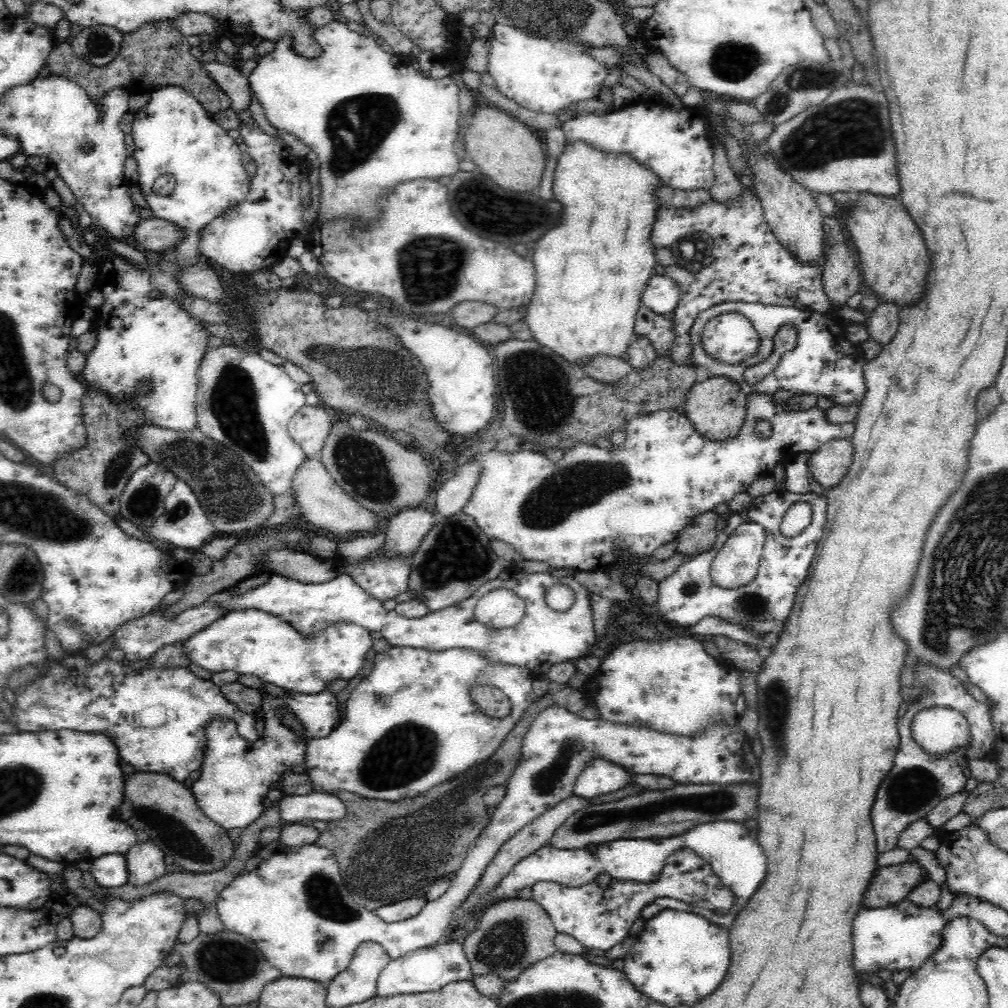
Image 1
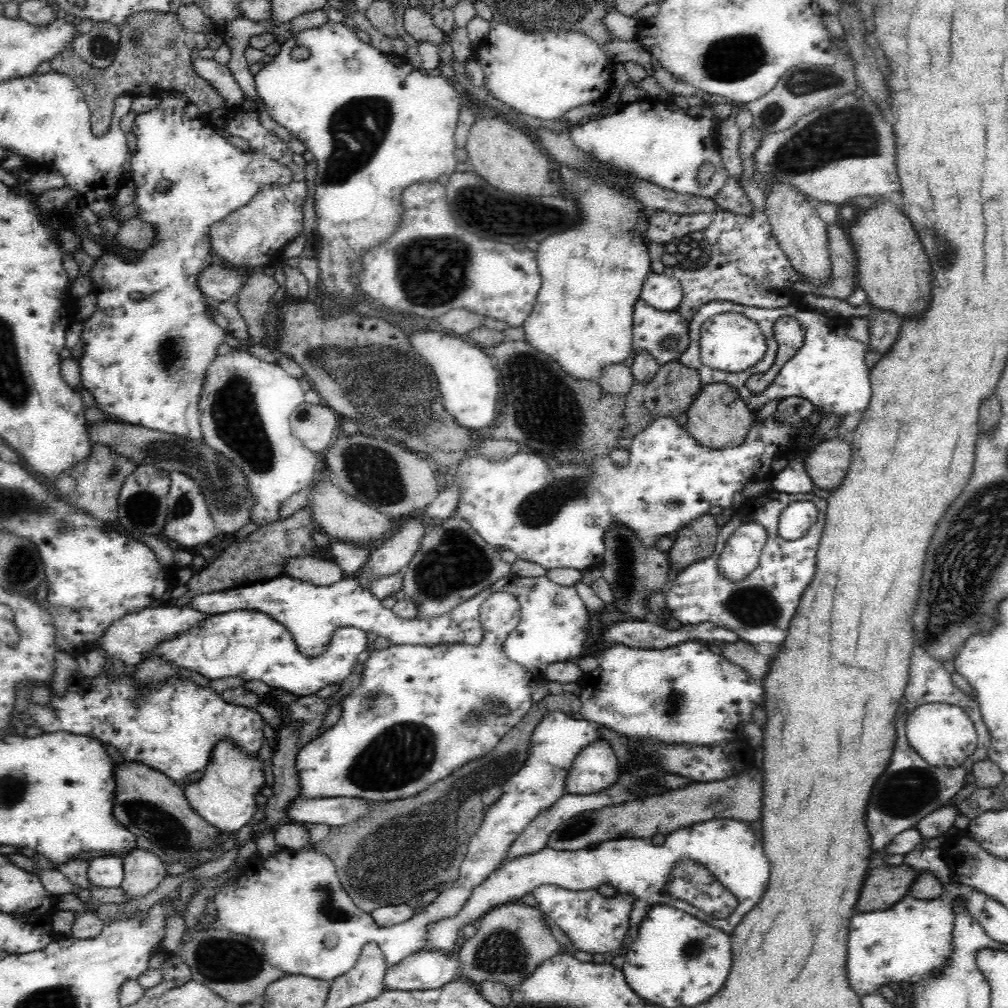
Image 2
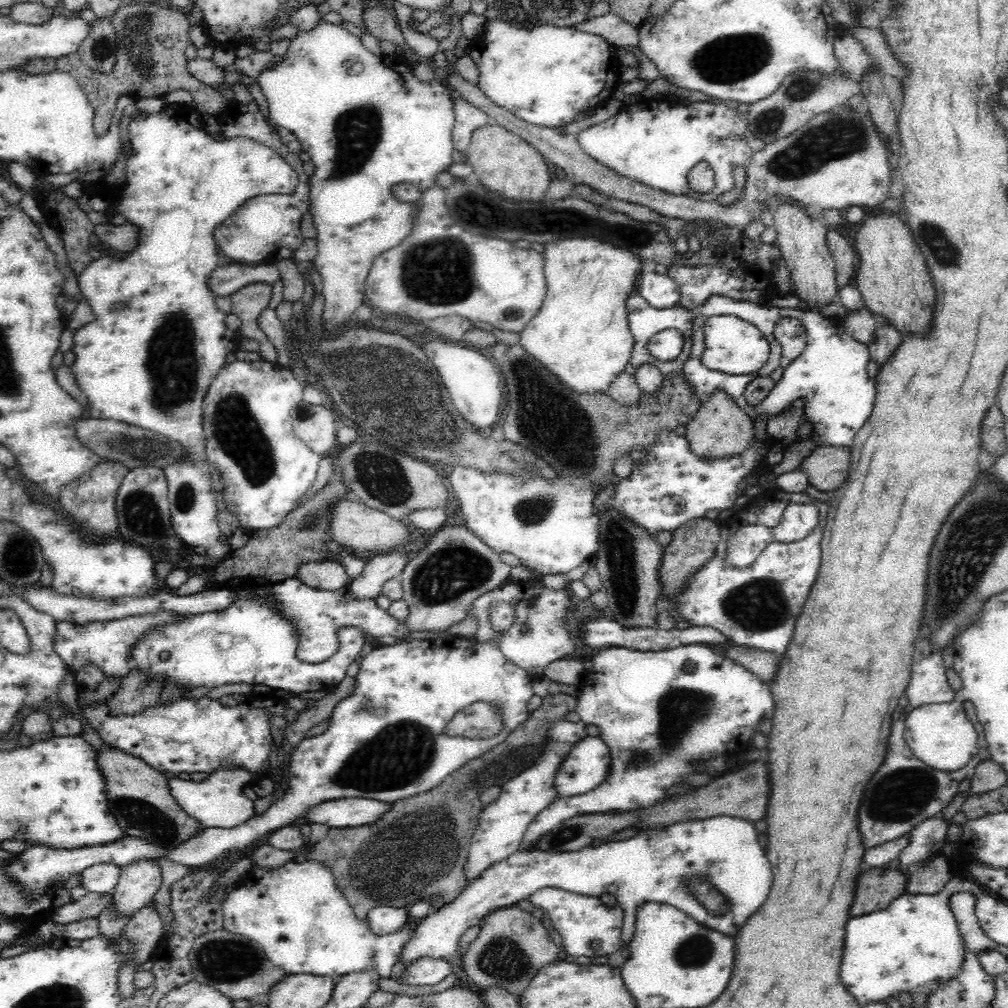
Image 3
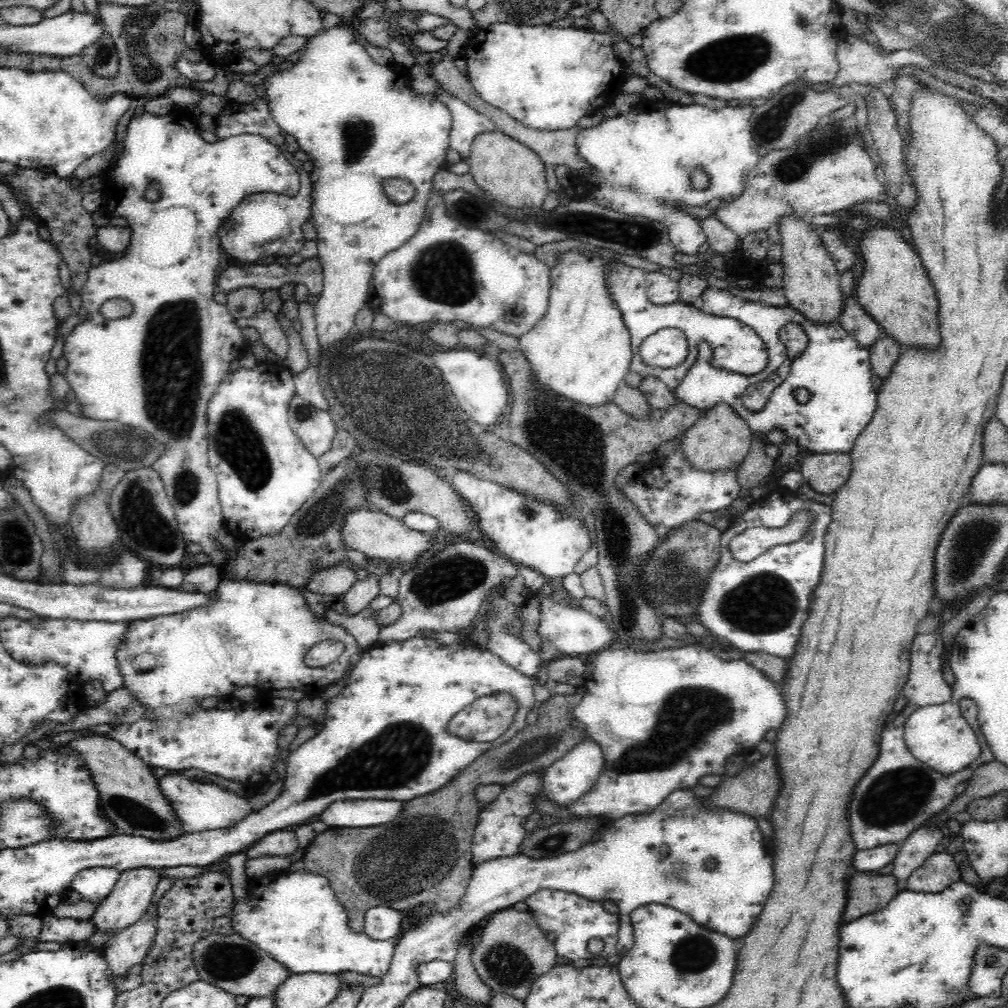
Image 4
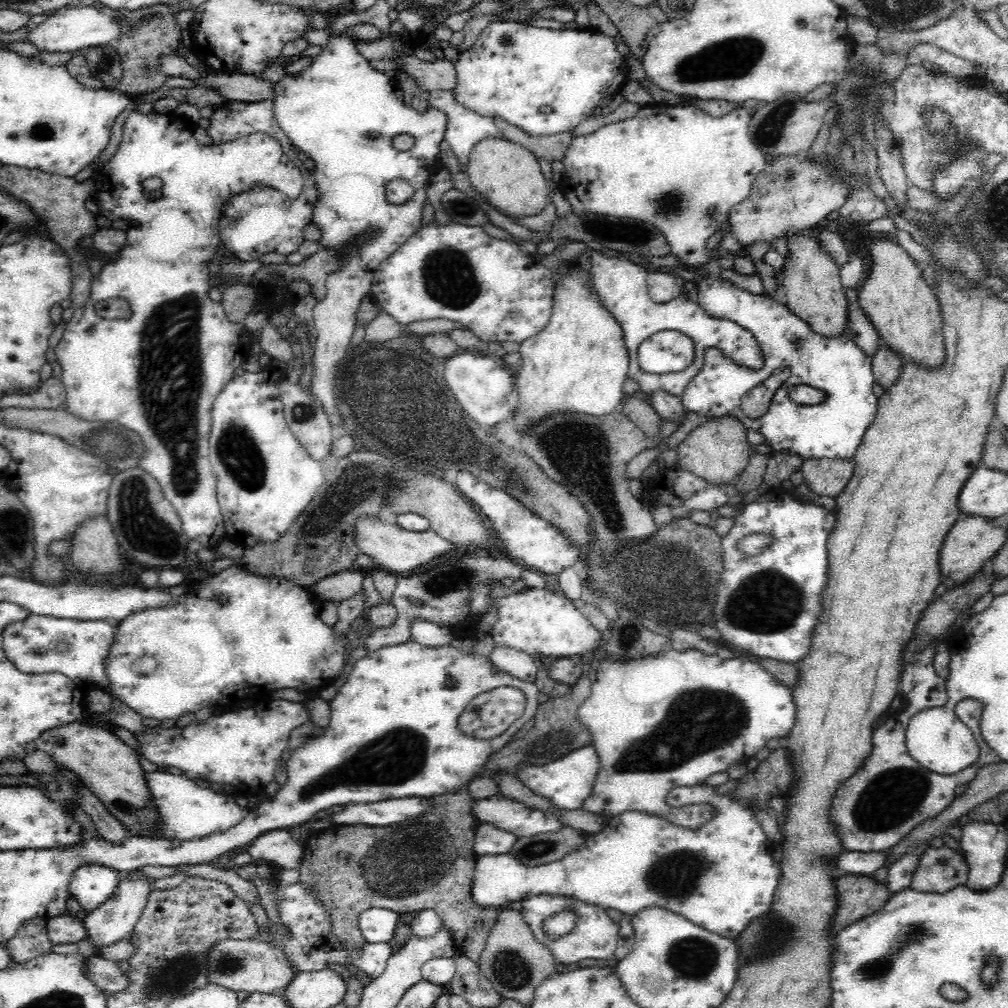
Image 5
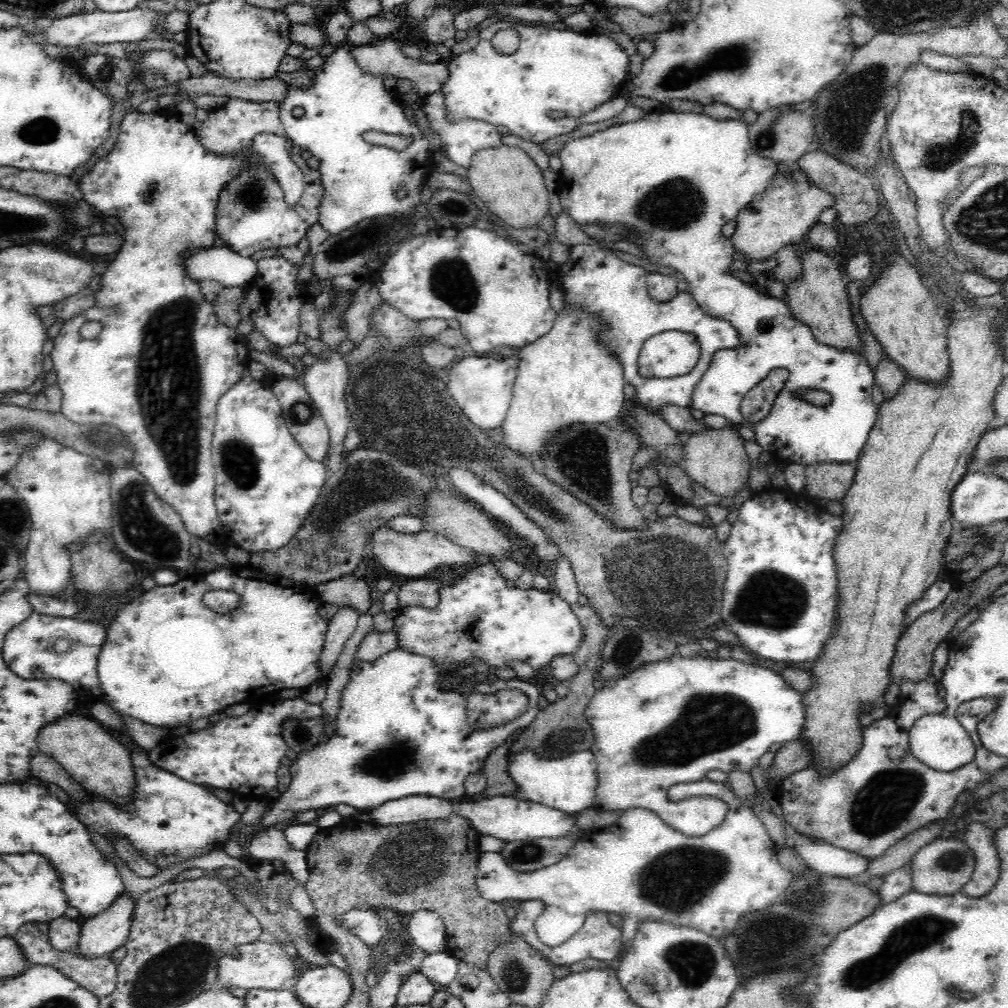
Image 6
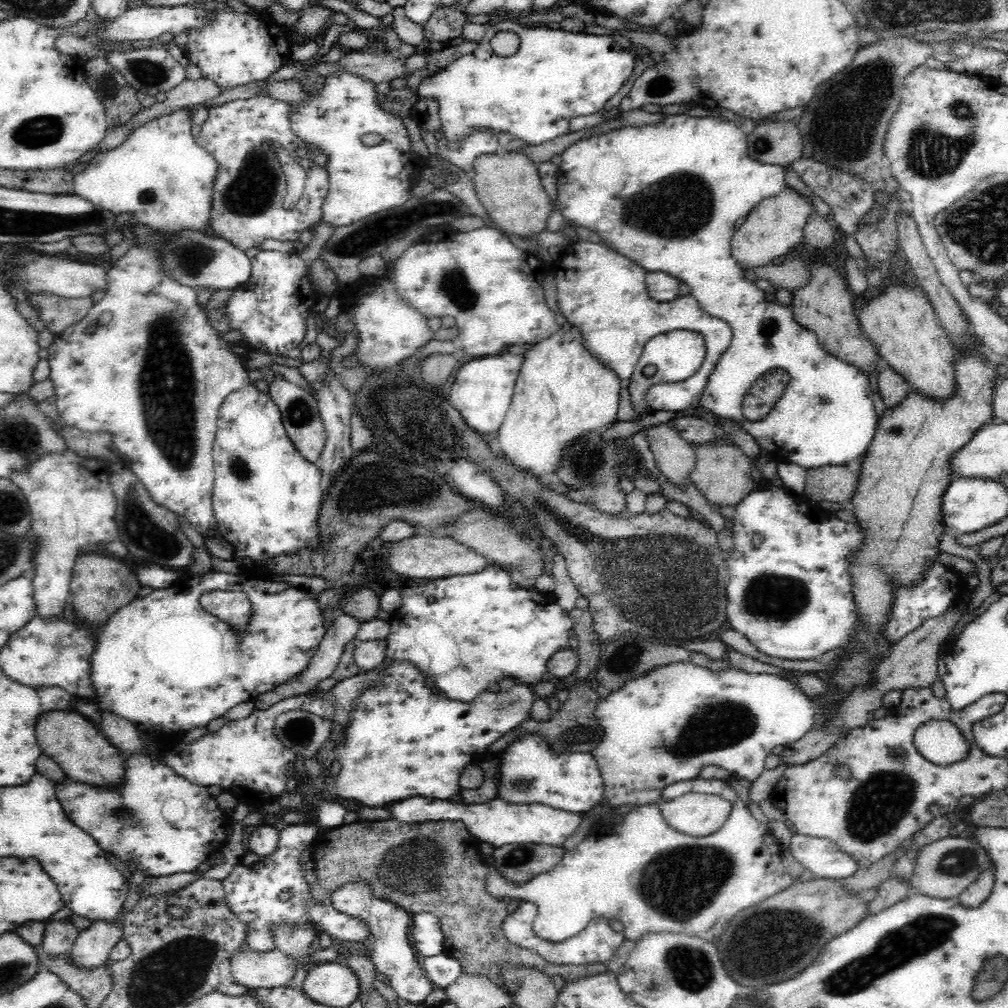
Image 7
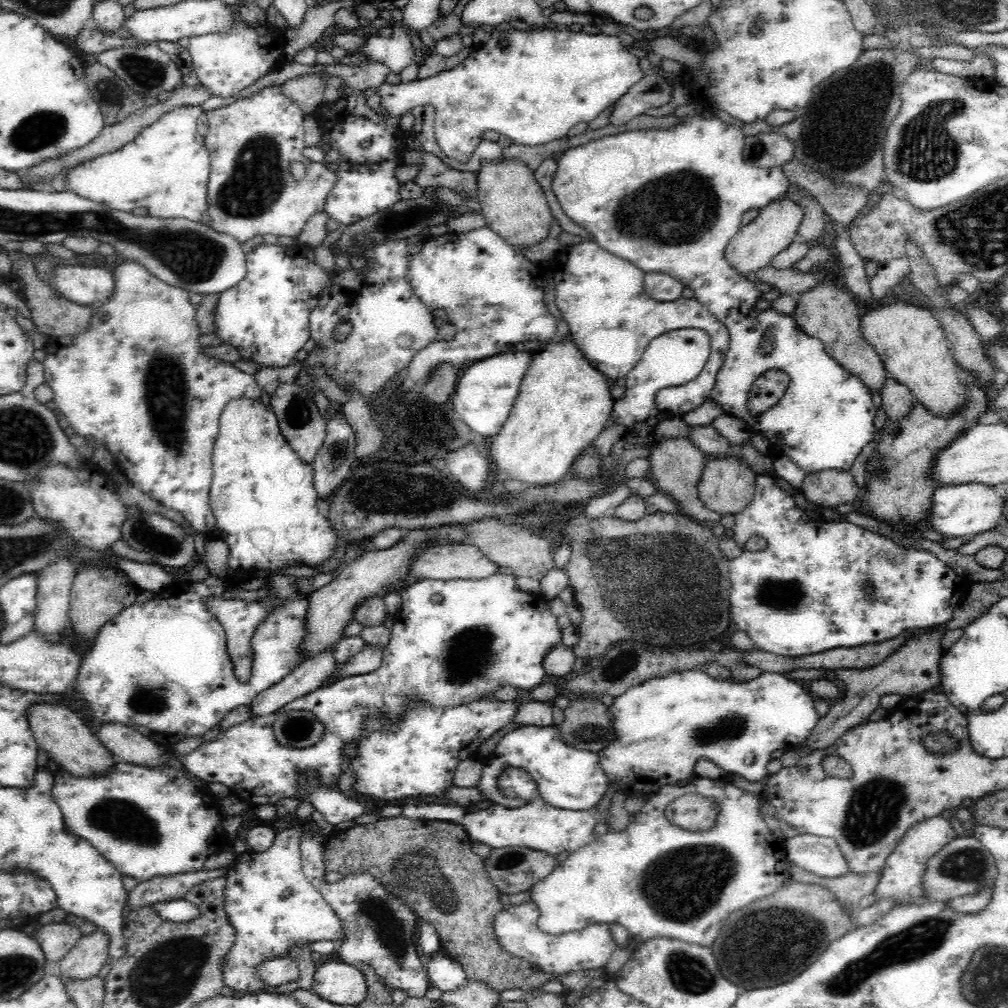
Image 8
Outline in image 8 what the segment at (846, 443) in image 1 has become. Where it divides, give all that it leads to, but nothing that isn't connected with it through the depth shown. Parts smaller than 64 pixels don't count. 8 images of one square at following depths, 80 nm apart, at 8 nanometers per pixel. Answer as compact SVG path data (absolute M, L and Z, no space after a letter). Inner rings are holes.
M838 469L808 473L800 484L799 492L807 502L835 510L841 504L854 503L859 495L858 486L851 473Z

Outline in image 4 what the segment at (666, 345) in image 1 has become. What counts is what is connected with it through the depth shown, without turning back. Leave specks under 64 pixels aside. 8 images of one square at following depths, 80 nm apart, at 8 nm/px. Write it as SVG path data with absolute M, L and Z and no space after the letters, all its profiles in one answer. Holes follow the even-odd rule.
M619 262L607 263L604 268L605 285L608 285L609 295L612 301L616 303L616 309L620 311L620 316L630 335L630 344L632 349L632 360L630 370L640 374L642 380L646 377L654 377L660 379L662 383L675 391L682 379L688 374L688 371L697 361L698 343L703 340L710 342L712 345L712 364L716 367L729 370L730 372L739 372L750 376L750 374L758 374L767 365L768 353L764 341L756 334L754 329L739 320L719 317L704 312L698 303L672 302L665 306L652 304L646 296L646 279L647 272L644 269L635 268L630 265L619 264ZM665 328L677 328L681 330L689 342L689 351L686 360L676 368L660 369L650 368L644 365L640 359L639 346L645 338L652 334L656 334L659 330Z

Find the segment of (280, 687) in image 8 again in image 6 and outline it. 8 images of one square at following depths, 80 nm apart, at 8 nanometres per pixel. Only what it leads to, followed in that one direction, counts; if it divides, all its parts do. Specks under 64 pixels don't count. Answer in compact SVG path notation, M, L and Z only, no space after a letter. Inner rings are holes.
M350 607L336 609L328 621L325 644L319 660L322 678L328 678L336 666L346 642L353 636L358 625L358 613Z

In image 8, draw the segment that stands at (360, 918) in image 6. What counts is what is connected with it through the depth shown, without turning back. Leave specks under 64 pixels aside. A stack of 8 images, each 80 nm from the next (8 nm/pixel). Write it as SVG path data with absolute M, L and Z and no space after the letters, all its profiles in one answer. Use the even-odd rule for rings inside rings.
M293 827L277 831L270 848L264 852L246 850L236 855L228 867L225 902L223 903L228 923L232 924L235 940L228 955L220 962L223 986L233 991L256 994L266 991L269 987L257 977L257 968L273 958L286 957L294 945L312 944L319 940L338 942L344 939L344 926L339 916L326 903L323 895L306 878L301 865L301 850L299 847L302 829Z

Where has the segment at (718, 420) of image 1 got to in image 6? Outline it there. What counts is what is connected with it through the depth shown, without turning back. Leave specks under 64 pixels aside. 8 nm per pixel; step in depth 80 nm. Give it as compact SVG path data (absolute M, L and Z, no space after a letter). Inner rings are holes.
M732 428L724 430L708 429L696 432L683 441L683 457L679 466L692 480L700 481L702 487L721 498L723 504L737 492L748 486L752 473L752 463L744 448L745 440Z

